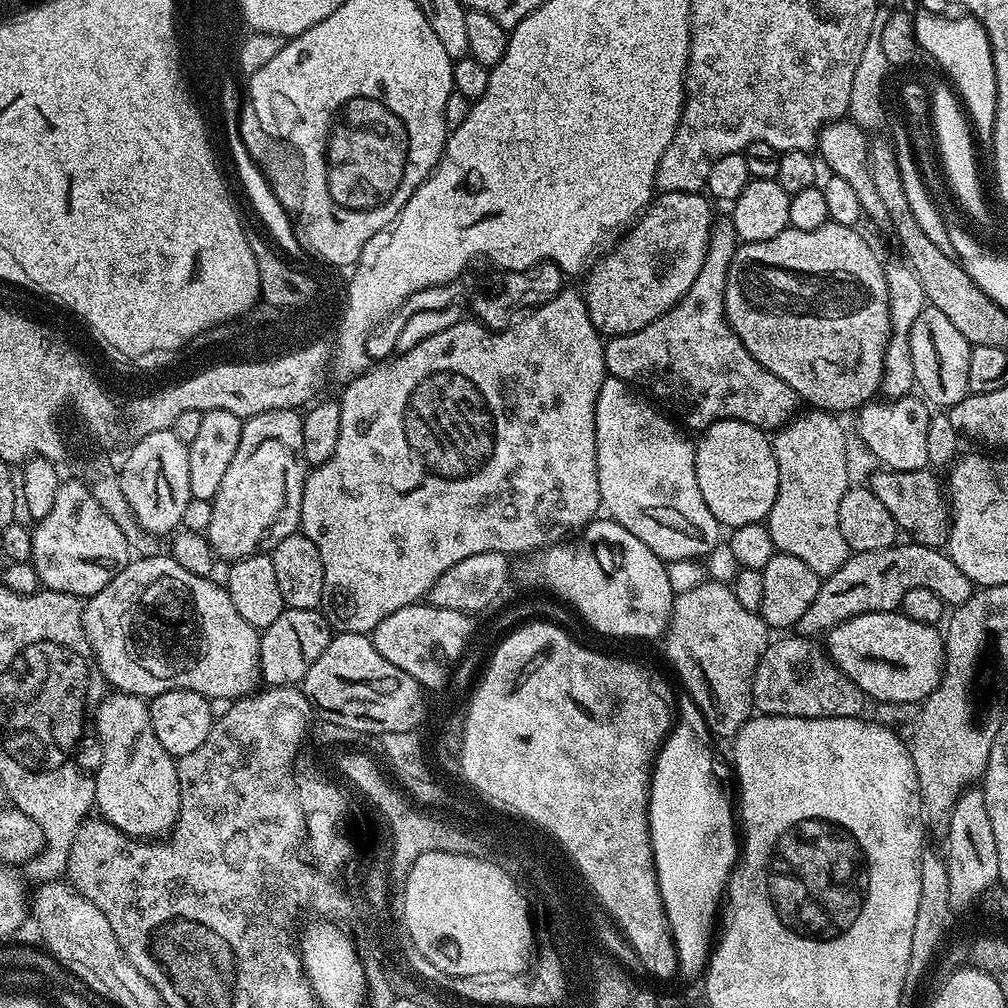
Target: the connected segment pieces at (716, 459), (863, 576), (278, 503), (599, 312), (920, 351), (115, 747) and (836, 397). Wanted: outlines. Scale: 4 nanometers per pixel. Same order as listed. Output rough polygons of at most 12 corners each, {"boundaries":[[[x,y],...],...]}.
{"boundaries":[[[717,420],[694,444],[698,490],[728,530],[778,494],[765,429]],[[915,542],[849,555],[798,625],[816,638],[910,590],[964,604],[972,580]],[[303,415],[244,420],[210,501],[221,561],[300,528]],[[660,192],[587,273],[597,332],[642,330],[702,270],[714,215]],[[926,306],[908,337],[916,388],[944,410],[969,395],[973,345]],[[145,699],[94,717],[99,815],[132,839],[180,817],[175,759]],[[860,230],[737,247],[724,314],[805,405],[880,392],[885,267]]]}

